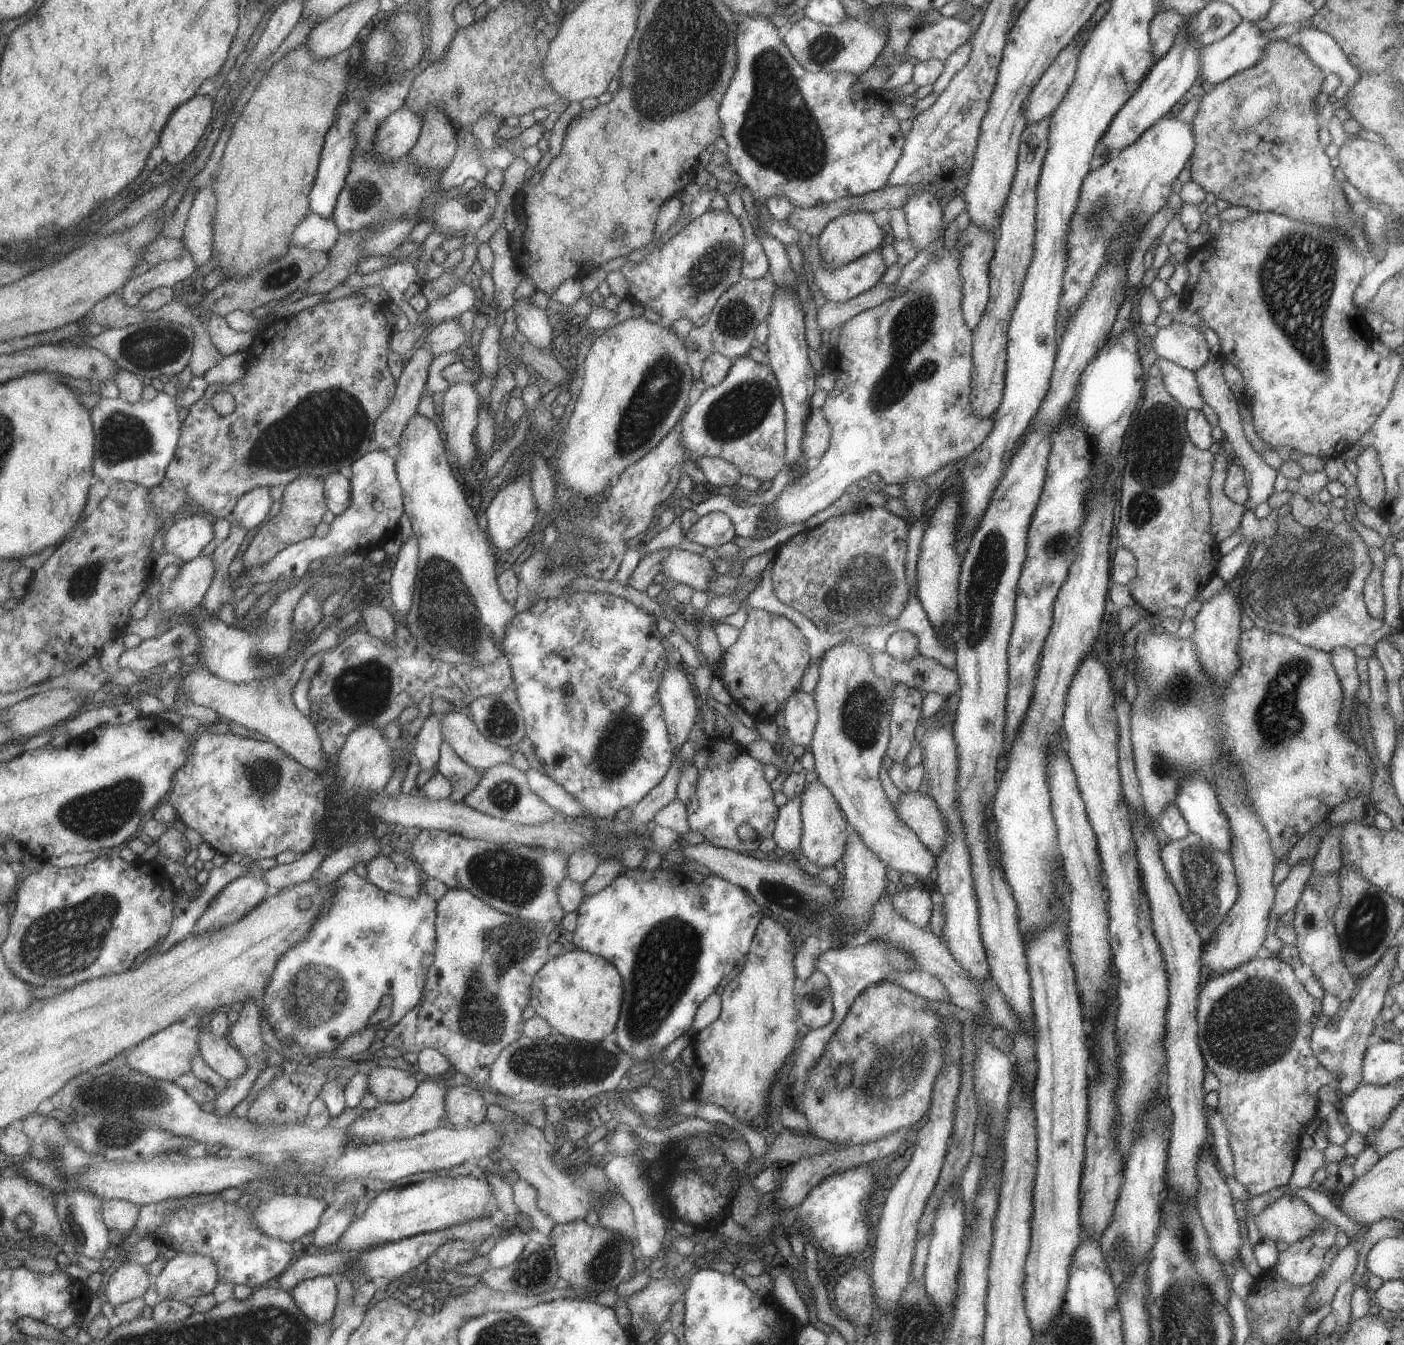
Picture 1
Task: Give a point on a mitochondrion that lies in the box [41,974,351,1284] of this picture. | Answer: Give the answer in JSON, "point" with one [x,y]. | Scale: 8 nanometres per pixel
{"point":[140,1095]}

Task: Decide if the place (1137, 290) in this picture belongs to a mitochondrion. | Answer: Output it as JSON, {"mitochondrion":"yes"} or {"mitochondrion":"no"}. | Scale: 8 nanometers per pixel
{"mitochondrion":"no"}

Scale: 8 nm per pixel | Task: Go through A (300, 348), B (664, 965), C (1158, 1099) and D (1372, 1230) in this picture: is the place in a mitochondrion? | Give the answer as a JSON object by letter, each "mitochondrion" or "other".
{"A":"other","B":"mitochondrion","C":"other","D":"other"}

